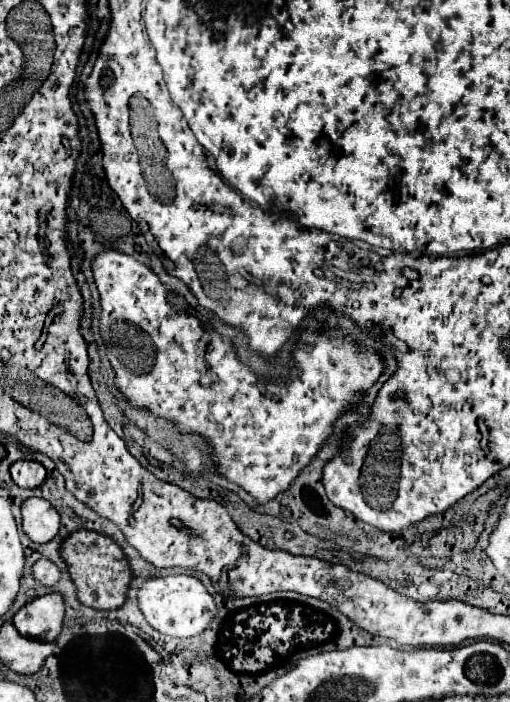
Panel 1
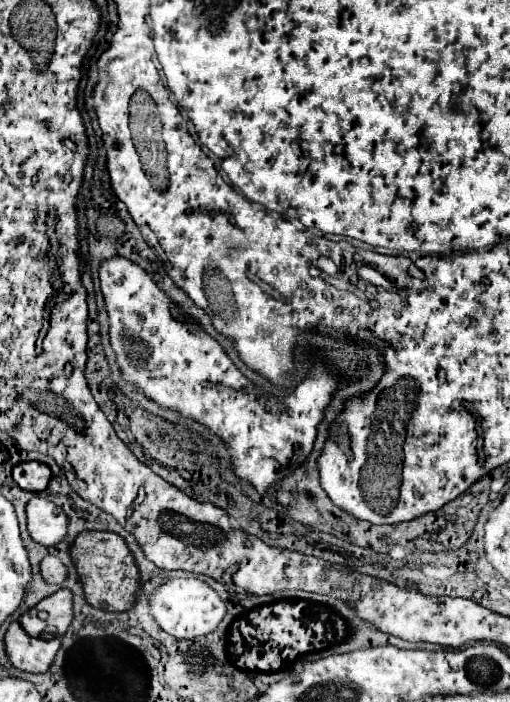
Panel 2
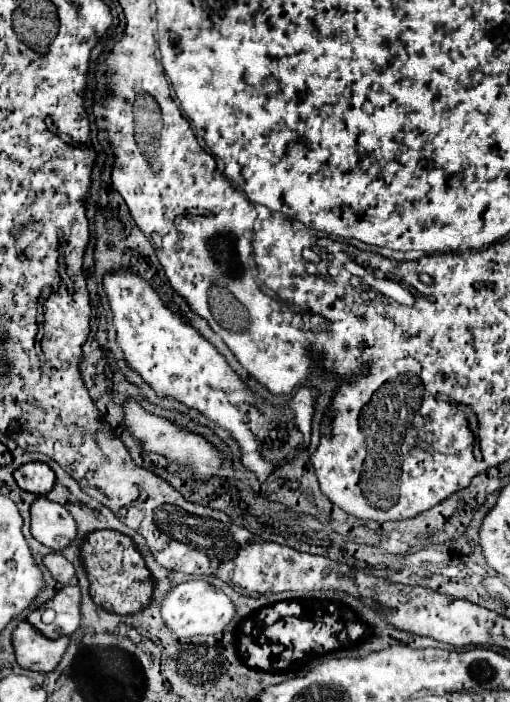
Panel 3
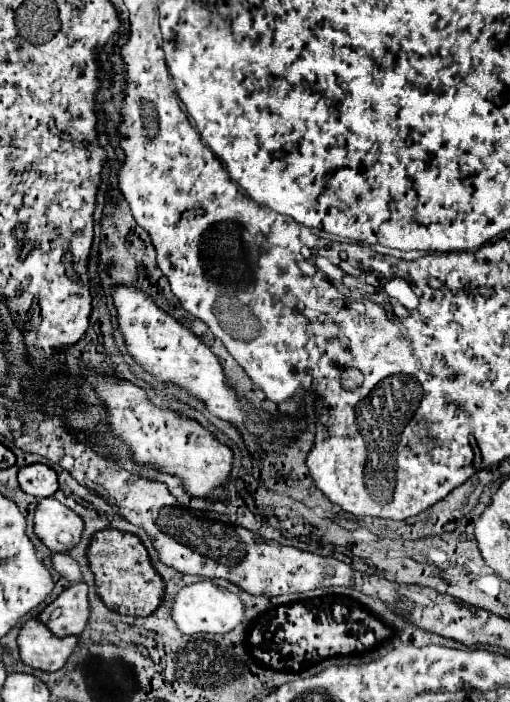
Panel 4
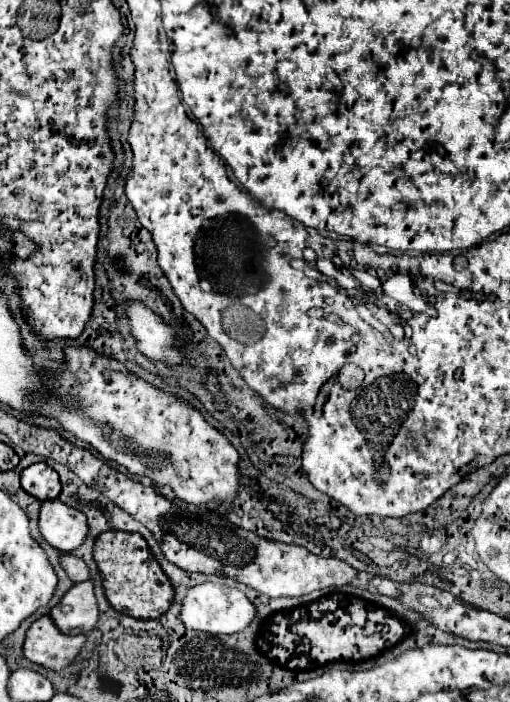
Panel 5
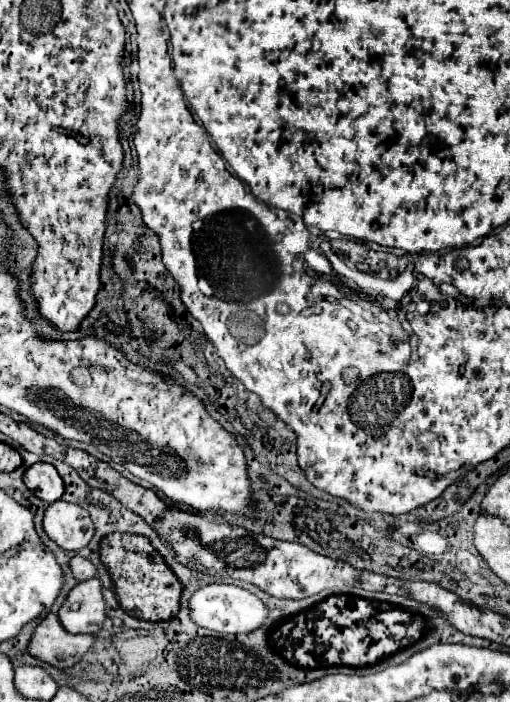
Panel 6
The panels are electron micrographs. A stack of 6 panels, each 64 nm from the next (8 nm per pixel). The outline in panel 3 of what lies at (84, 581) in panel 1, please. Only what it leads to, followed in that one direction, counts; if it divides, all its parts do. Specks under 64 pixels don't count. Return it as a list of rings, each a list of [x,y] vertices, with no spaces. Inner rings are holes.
[[[96,530],[82,546],[82,562],[90,578],[92,600],[114,614],[134,614],[150,606],[156,582],[130,536],[116,530]]]

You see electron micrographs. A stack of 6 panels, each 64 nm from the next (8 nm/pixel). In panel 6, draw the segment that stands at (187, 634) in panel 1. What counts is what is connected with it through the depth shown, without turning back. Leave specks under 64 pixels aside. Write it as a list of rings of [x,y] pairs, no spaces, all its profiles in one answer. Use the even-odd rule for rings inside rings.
[[[210,584],[196,590],[190,598],[190,610],[192,610],[192,620],[198,626],[216,630],[220,634],[250,634],[260,626],[264,626],[264,620],[270,614],[268,606],[258,596],[240,586],[228,586],[228,584]]]

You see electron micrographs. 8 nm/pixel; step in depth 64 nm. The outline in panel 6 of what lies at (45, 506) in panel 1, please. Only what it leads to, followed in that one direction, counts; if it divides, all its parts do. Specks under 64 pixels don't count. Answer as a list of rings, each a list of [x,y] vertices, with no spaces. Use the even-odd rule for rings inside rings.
[[[58,500],[44,512],[44,532],[64,550],[80,550],[94,538],[94,522],[84,508]]]

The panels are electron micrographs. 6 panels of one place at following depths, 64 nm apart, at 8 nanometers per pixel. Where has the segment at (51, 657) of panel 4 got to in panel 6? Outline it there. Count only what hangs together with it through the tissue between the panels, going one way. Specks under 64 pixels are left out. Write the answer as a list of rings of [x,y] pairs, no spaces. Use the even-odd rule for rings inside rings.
[[[48,614],[34,630],[28,652],[56,668],[72,668],[92,648],[96,636],[70,634],[64,630],[56,614]]]

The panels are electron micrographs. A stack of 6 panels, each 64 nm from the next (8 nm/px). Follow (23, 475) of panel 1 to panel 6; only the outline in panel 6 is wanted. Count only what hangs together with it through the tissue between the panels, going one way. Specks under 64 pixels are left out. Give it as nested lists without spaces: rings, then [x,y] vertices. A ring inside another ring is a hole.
[[[44,462],[30,466],[24,474],[24,482],[40,500],[44,500],[48,504],[58,502],[66,490],[56,468],[52,464],[44,464]]]

